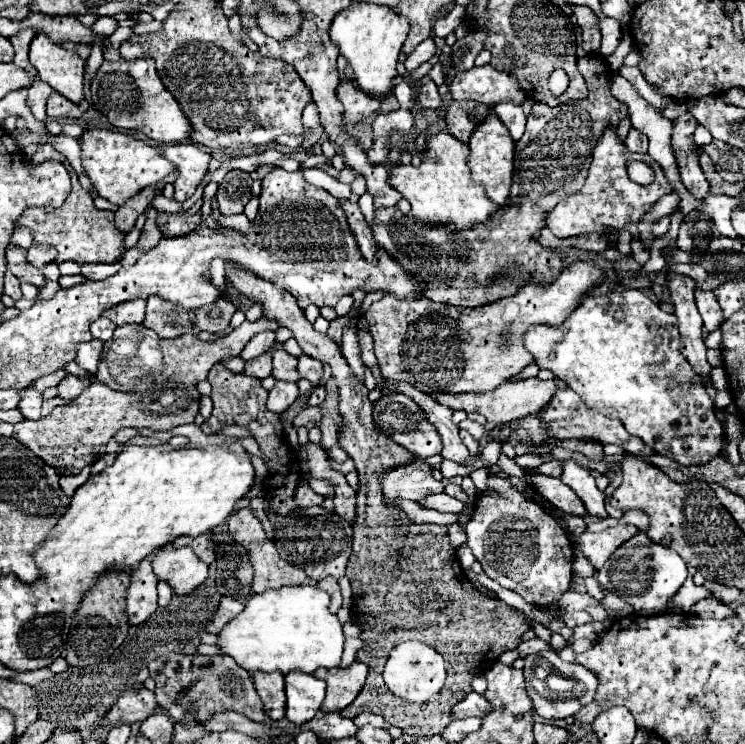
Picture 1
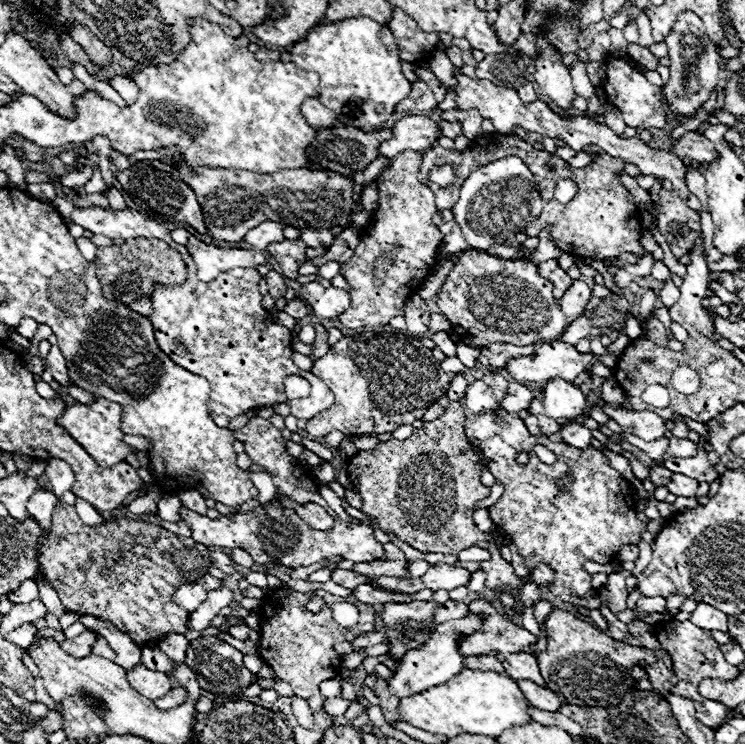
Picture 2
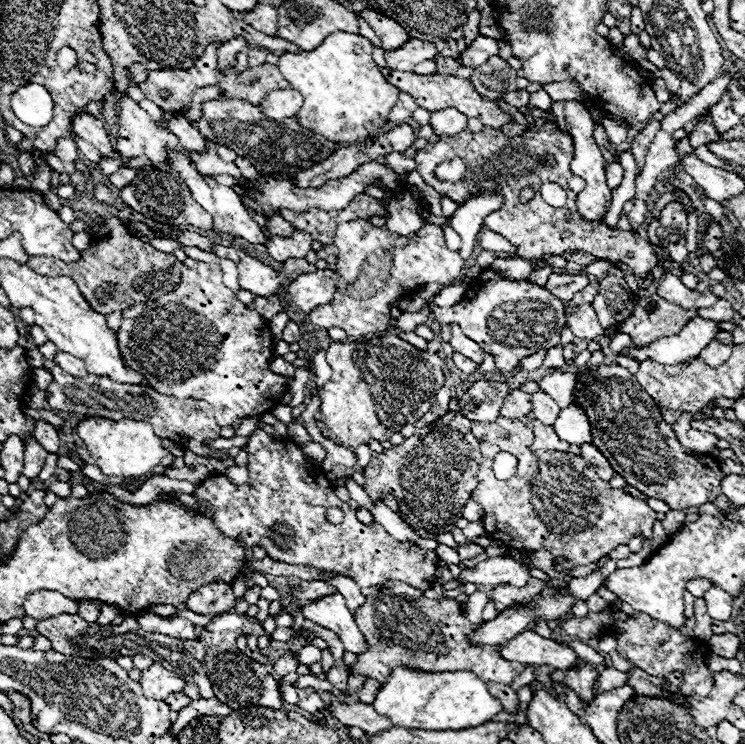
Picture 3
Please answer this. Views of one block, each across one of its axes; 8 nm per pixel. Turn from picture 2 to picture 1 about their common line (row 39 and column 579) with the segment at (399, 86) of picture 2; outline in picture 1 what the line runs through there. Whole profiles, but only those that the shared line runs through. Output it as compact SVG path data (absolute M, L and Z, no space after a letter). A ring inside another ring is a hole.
M612 290L602 296L586 296L562 328L536 326L524 336L528 352L534 354L534 362L540 368L552 370L568 388L578 392L588 408L608 418L618 418L632 436L638 436L660 456L676 460L682 466L706 464L720 454L724 428L702 376L680 352L680 342L676 316L662 312L642 290Z

